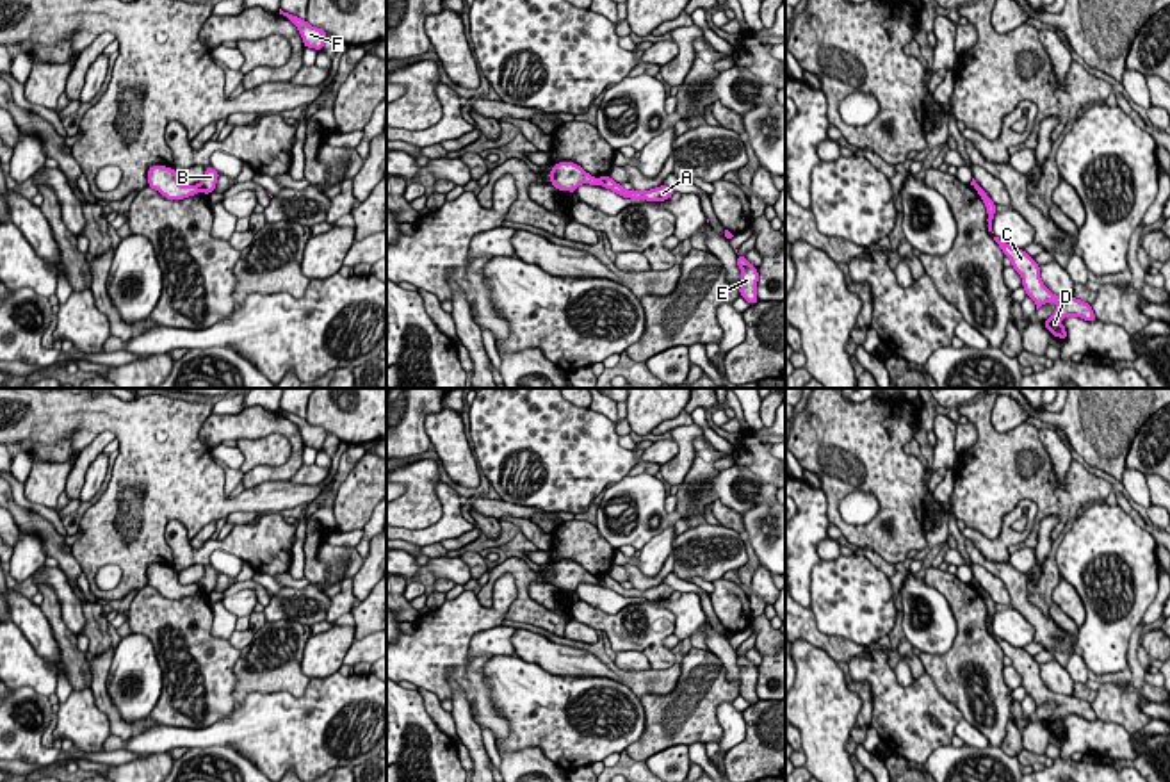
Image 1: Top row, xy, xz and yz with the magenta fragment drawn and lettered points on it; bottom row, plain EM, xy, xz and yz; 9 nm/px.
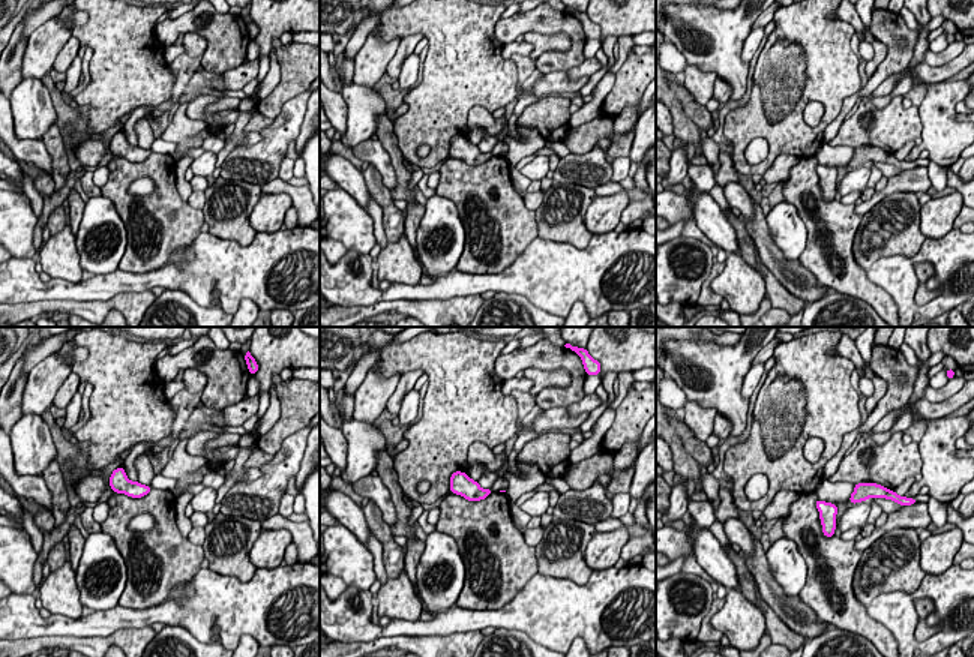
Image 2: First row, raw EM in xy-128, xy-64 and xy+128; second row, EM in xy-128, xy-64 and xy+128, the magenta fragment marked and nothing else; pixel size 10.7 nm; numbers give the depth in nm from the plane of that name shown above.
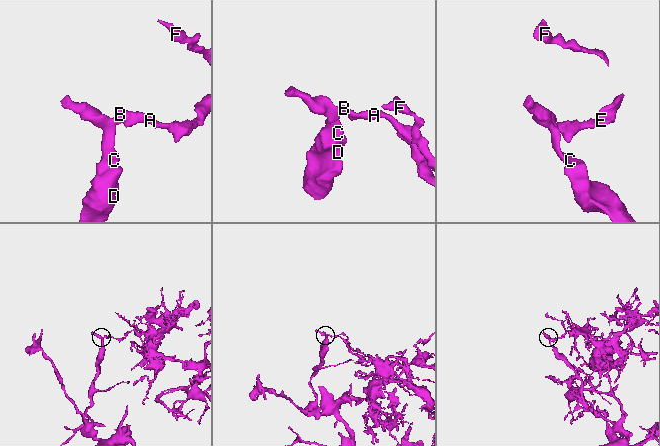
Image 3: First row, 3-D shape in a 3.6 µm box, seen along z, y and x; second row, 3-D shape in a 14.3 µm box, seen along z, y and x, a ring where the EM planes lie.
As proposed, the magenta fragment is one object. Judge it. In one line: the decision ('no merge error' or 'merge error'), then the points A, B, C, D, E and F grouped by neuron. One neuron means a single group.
merge error; groups A B E F / C D

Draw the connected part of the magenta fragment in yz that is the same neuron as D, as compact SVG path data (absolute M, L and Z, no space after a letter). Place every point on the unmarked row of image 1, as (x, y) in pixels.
M994 636L1003 654L1012 659L1012 666L1020 673L1026 695L1029 695L1036 709L1045 702L1054 702L1056 711L1044 721L1051 734L1067 739L1067 729L1060 721L1065 716L1081 716L1088 721L1095 720L1092 704L1076 696L1052 693L1040 677L1040 663L1033 659L1024 648L1012 647L999 636Z

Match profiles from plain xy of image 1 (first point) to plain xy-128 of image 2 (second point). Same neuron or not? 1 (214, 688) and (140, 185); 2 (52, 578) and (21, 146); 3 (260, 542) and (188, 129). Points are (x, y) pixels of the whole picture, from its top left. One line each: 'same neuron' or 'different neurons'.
1: different neurons
2: same neuron
3: different neurons

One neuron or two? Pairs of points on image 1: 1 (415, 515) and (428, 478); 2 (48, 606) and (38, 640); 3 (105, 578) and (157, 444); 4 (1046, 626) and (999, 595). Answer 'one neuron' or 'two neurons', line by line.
1: one neuron
2: two neurons
3: two neurons
4: two neurons

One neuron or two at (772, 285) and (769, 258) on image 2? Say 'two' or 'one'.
two

